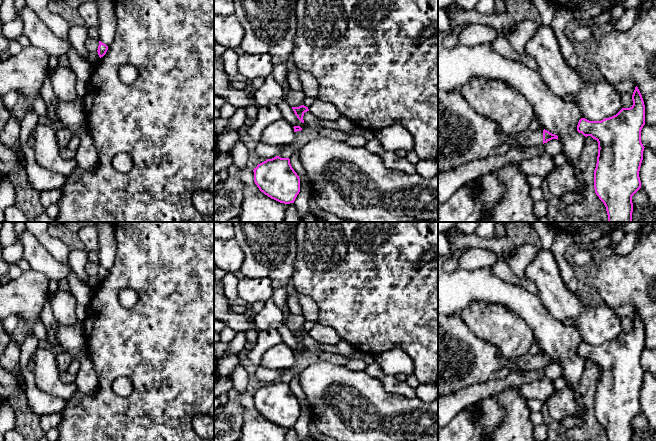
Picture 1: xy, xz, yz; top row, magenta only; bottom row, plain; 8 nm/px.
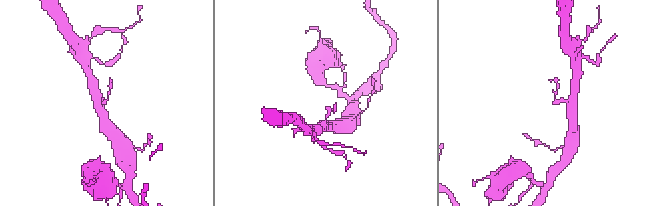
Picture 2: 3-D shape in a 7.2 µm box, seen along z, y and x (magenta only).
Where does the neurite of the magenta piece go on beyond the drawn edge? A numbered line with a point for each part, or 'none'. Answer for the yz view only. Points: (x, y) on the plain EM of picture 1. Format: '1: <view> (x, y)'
1: yz (464, 359)

